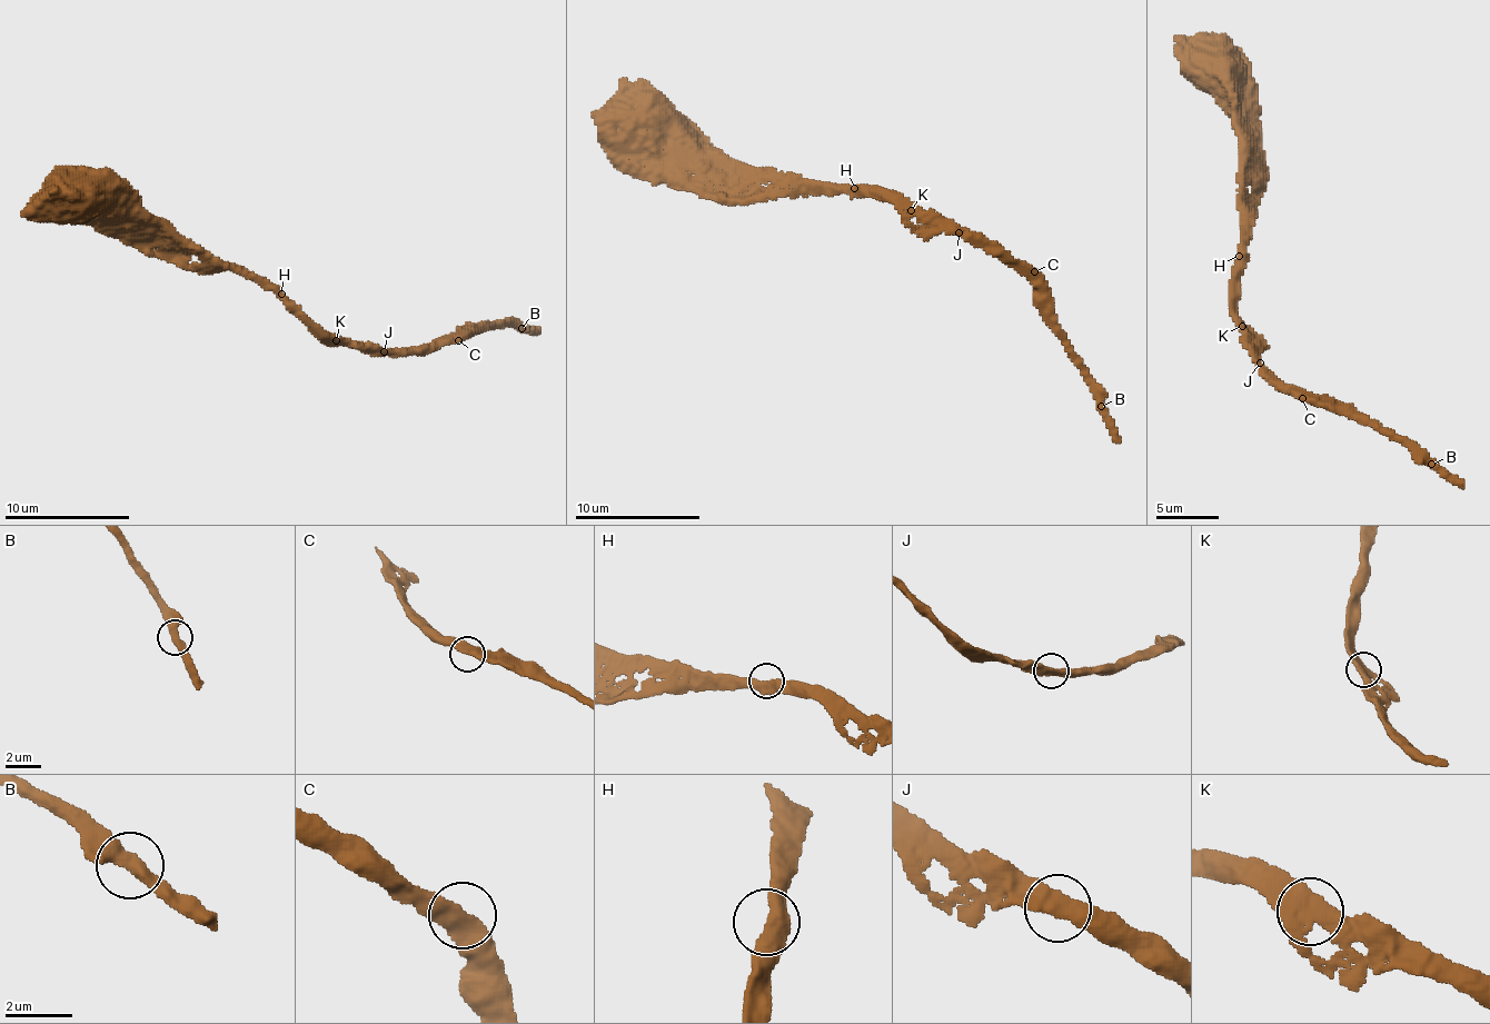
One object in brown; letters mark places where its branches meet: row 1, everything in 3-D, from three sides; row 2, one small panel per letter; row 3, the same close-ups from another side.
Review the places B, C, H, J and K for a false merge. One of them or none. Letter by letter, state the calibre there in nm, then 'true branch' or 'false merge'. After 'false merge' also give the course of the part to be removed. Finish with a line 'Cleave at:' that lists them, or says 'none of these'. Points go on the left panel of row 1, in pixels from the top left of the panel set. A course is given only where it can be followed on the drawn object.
B: calibre 420 nm; true branch
C: calibre 480 nm; true branch
H: calibre 440 nm; true branch
J: calibre 460 nm; true branch
K: calibre 400 nm; true branch
Cleave at: none of these

